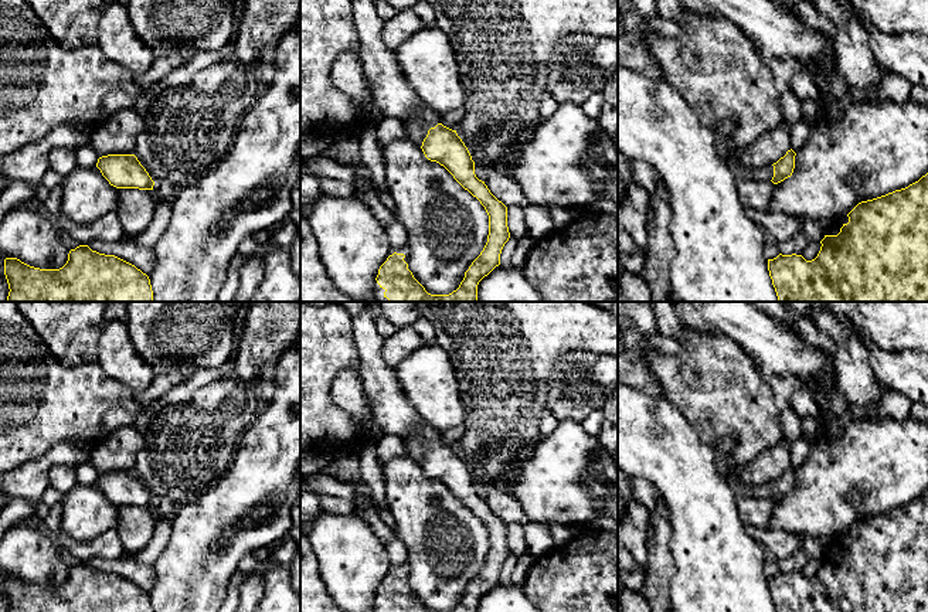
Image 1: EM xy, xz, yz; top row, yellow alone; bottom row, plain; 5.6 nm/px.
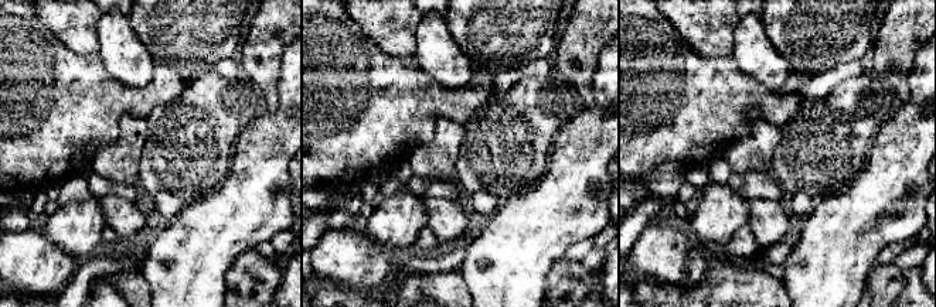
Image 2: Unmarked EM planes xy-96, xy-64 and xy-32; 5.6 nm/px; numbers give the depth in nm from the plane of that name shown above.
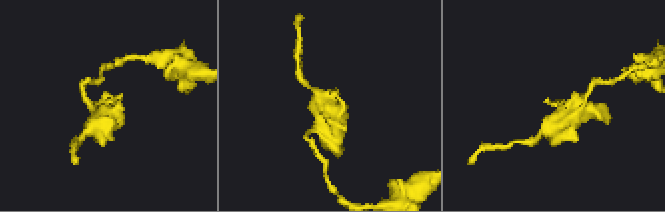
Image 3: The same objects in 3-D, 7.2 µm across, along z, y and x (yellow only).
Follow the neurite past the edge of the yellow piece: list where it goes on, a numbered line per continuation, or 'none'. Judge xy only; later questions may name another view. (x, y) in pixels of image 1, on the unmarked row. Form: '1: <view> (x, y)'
none

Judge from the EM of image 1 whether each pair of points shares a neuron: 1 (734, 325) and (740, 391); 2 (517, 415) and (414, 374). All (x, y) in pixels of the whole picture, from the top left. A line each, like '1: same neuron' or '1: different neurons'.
1: different neurons
2: different neurons

